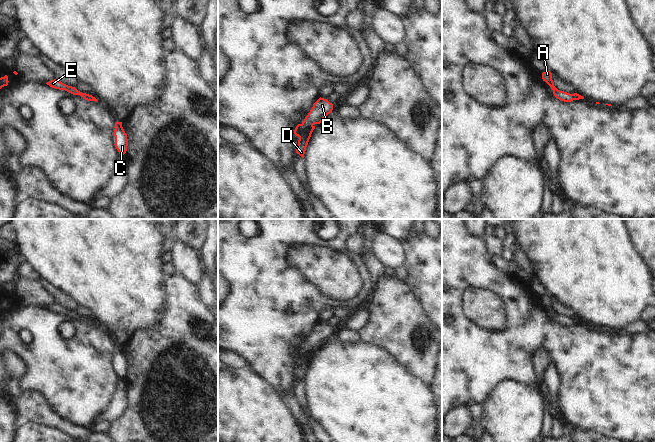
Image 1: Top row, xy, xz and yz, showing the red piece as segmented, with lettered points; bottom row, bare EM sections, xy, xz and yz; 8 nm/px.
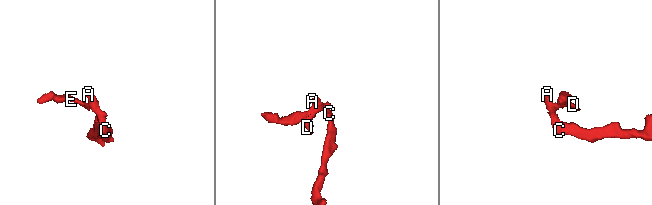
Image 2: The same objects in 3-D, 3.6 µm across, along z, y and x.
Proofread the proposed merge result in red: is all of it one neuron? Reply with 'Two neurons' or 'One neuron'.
One neuron.

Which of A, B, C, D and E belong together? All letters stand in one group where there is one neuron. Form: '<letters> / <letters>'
A B C D E

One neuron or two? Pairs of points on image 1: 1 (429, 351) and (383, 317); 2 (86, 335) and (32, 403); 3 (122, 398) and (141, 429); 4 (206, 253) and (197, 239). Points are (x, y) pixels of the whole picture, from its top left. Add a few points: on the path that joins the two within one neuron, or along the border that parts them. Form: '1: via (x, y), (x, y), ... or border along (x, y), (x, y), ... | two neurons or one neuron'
1: via (417, 351), (395, 329) | one neuron
2: border along (17, 397), (28, 391), (39, 391), (55, 411) | two neurons
3: border along (125, 382), (128, 405), (112, 423) | two neurons
4: border along (207, 229), (205, 242), (199, 251) | two neurons

